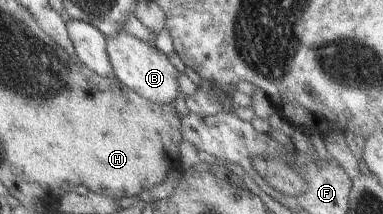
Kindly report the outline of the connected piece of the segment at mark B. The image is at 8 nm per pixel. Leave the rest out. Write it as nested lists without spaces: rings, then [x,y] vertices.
[[[122,29],[110,39],[105,39],[104,51],[111,73],[123,87],[132,89],[133,93],[143,99],[150,99],[159,105],[174,102],[180,91],[176,80],[178,72],[156,47],[151,47],[146,41],[132,37]]]

